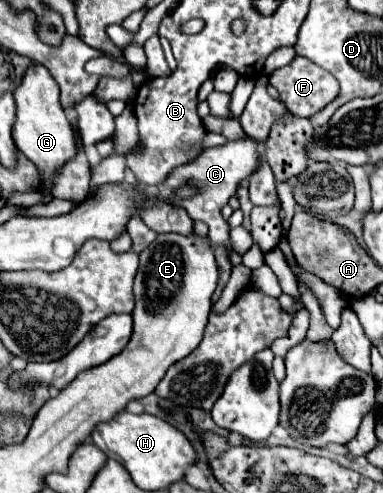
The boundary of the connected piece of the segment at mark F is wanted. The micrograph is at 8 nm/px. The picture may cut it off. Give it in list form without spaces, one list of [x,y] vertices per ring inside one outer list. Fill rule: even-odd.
[[[295,56],[295,60],[279,70],[275,70],[269,76],[269,84],[273,88],[277,88],[279,92],[279,100],[297,116],[303,118],[311,118],[313,114],[317,114],[317,110],[323,110],[337,94],[335,94],[335,78],[331,74],[327,74],[323,68],[319,68],[317,64],[313,64],[309,58],[303,56]]]

